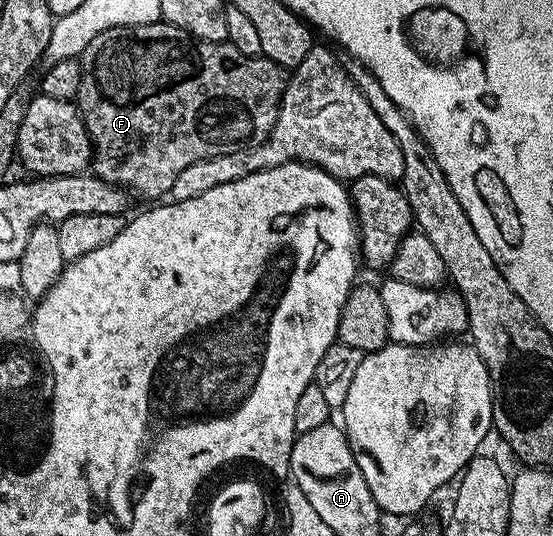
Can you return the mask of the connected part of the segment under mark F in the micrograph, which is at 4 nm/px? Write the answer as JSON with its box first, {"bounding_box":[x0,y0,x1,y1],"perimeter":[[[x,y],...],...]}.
{"bounding_box":[77,22,289,197],"perimeter":[[[166,22],[105,30],[101,34],[97,34],[97,38],[93,38],[93,42],[89,42],[89,46],[83,51],[81,63],[83,77],[81,78],[81,90],[77,97],[77,107],[79,113],[83,115],[87,133],[91,135],[94,151],[98,155],[99,152],[103,155],[100,160],[98,157],[94,161],[94,175],[101,177],[102,180],[109,181],[111,184],[120,185],[132,193],[135,191],[139,196],[166,197],[170,193],[177,174],[181,174],[181,170],[185,170],[185,166],[193,166],[193,162],[201,162],[214,156],[238,152],[240,148],[254,148],[256,144],[265,142],[267,135],[271,133],[277,122],[277,114],[289,79],[288,73],[280,64],[267,59],[262,54],[246,56],[241,54],[237,50],[237,46],[233,46],[230,42],[198,40],[195,36],[190,36],[185,30]]]}

